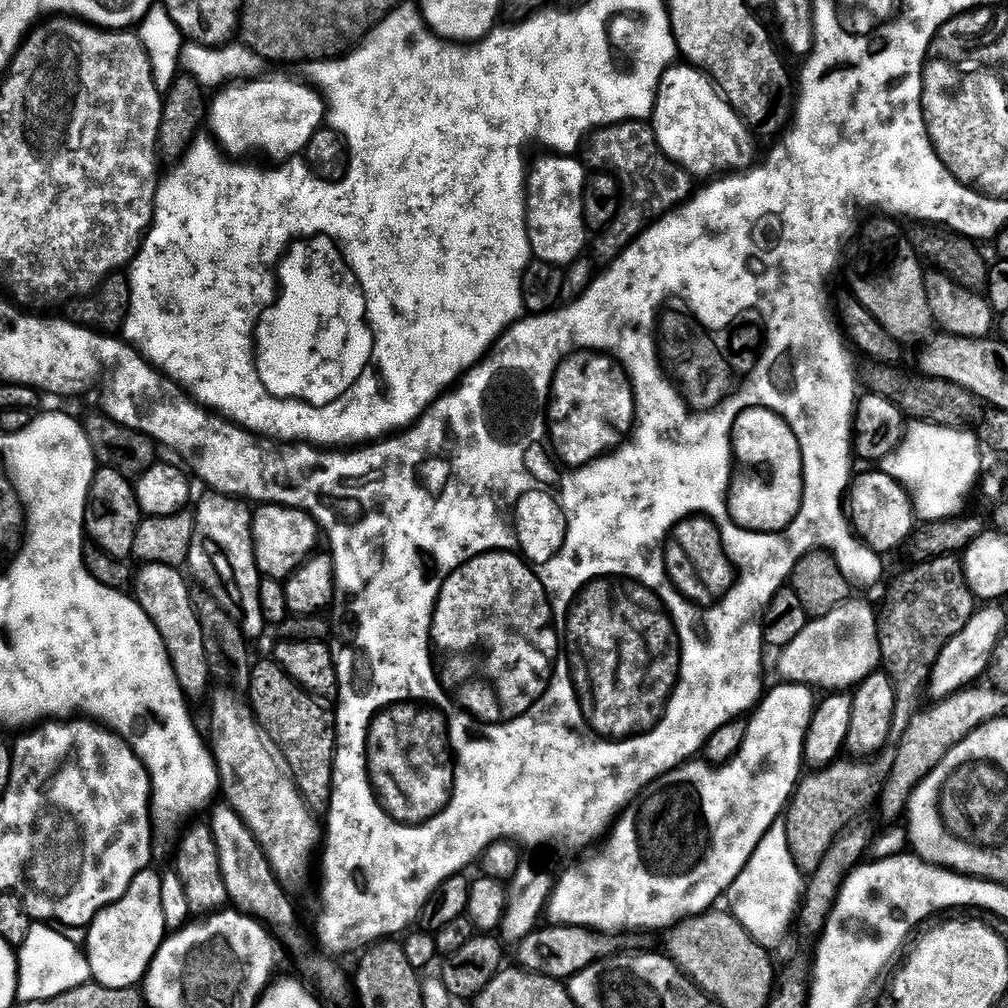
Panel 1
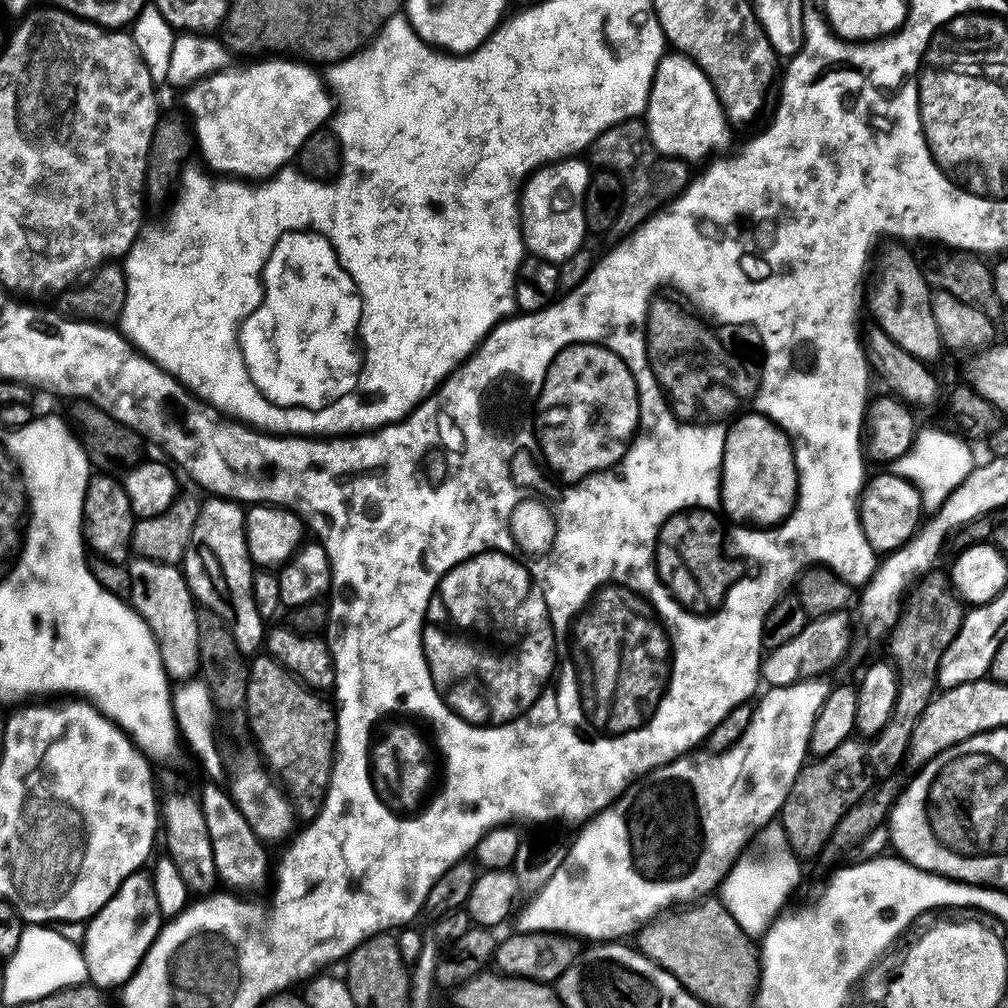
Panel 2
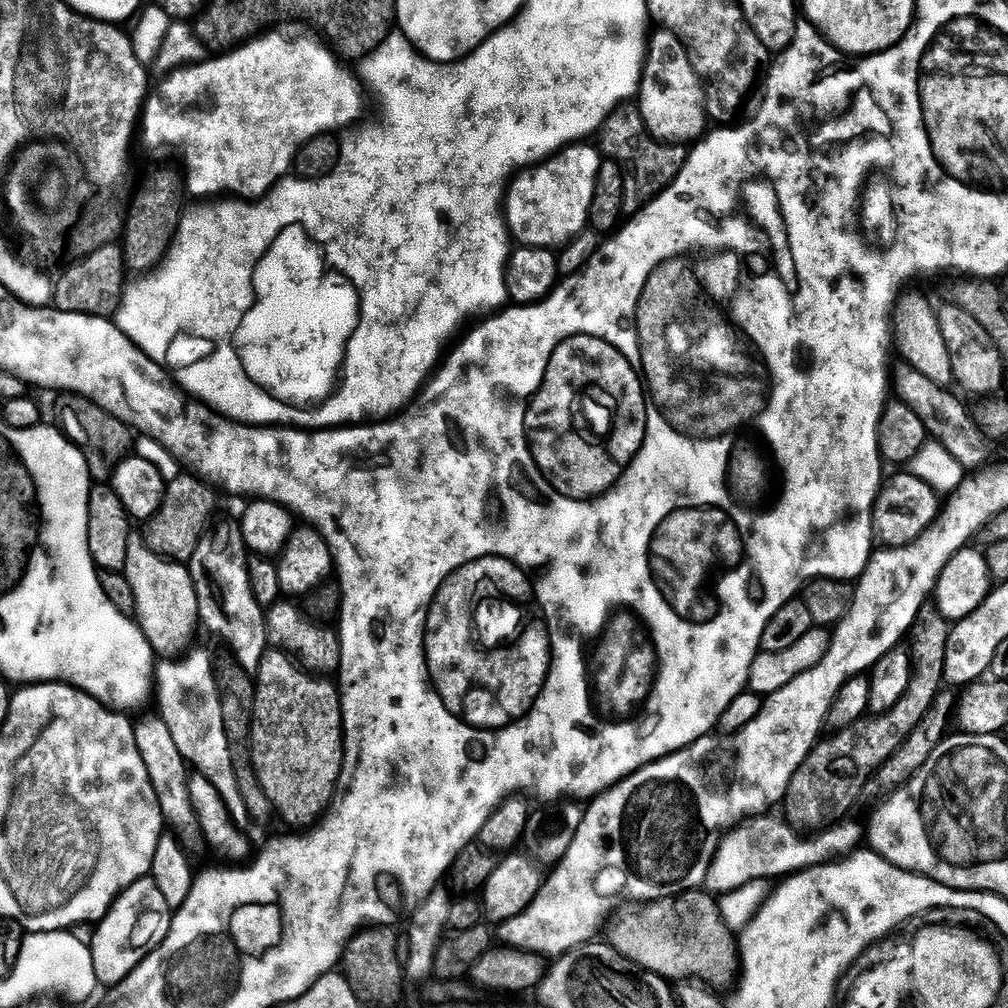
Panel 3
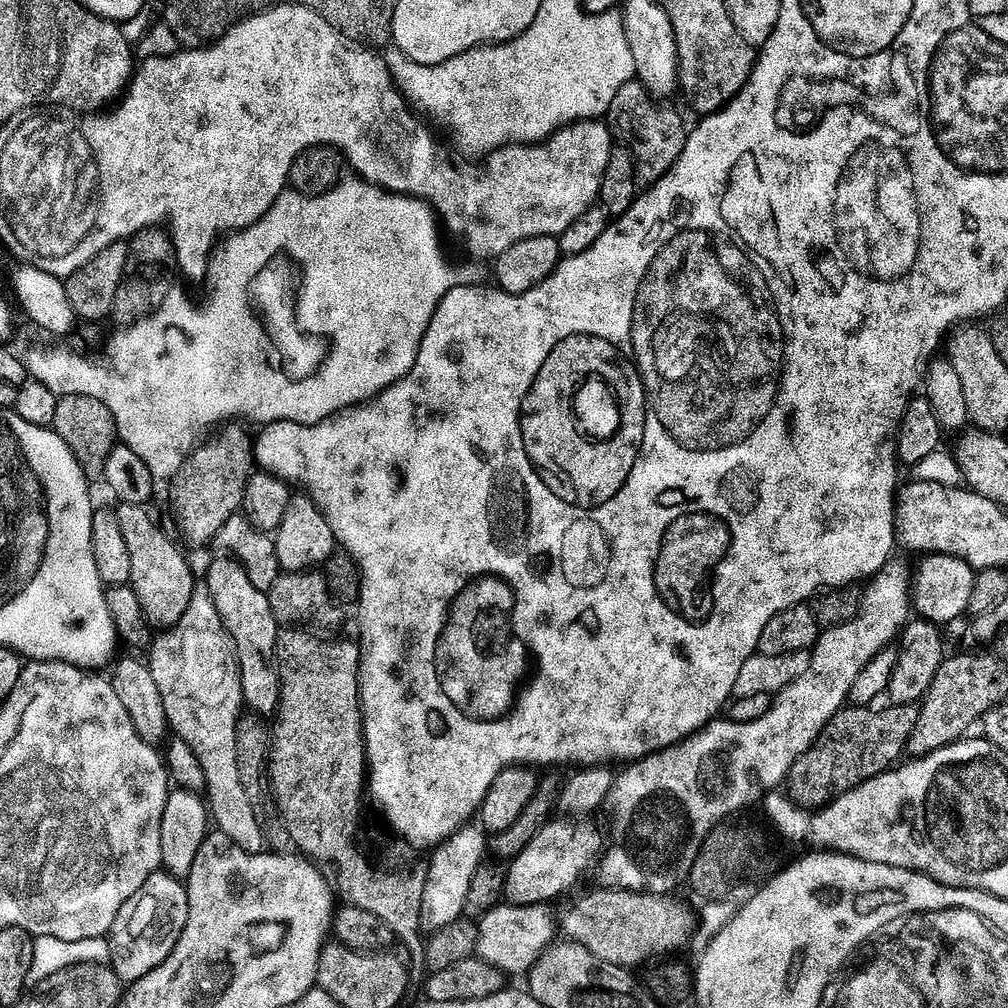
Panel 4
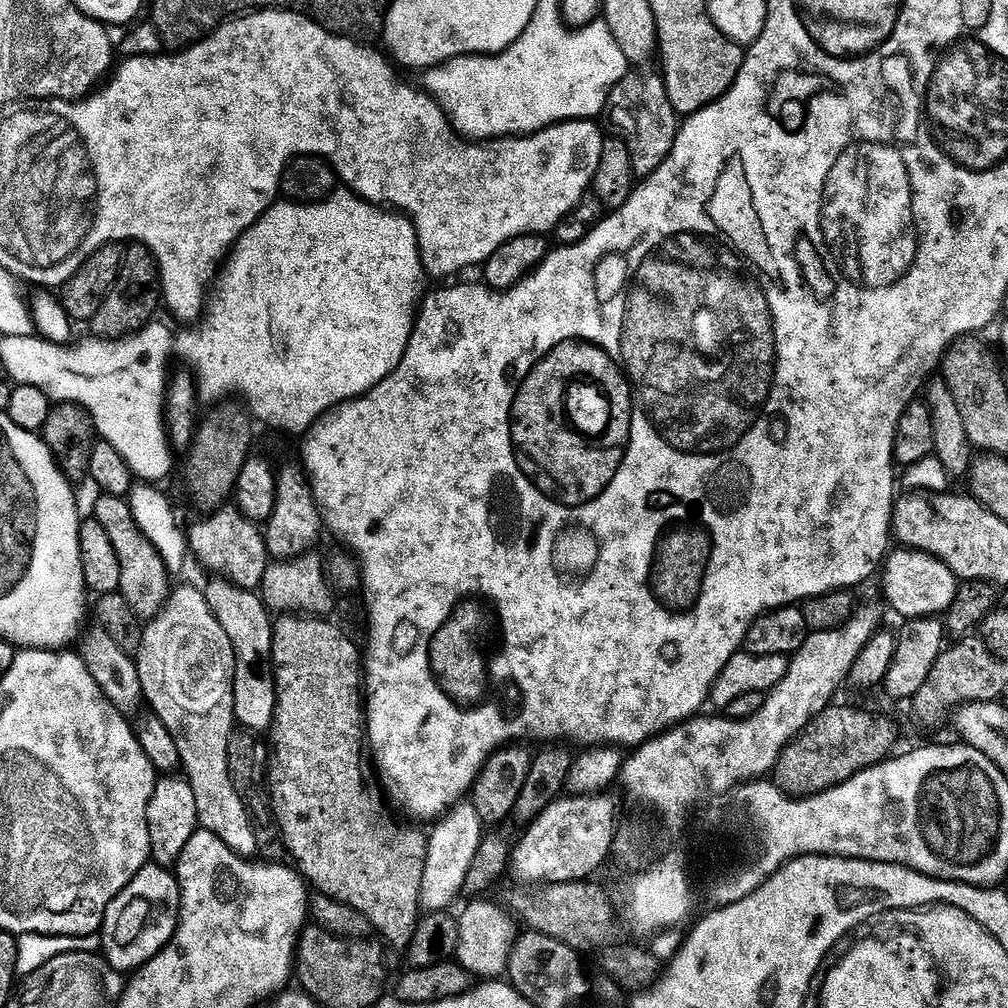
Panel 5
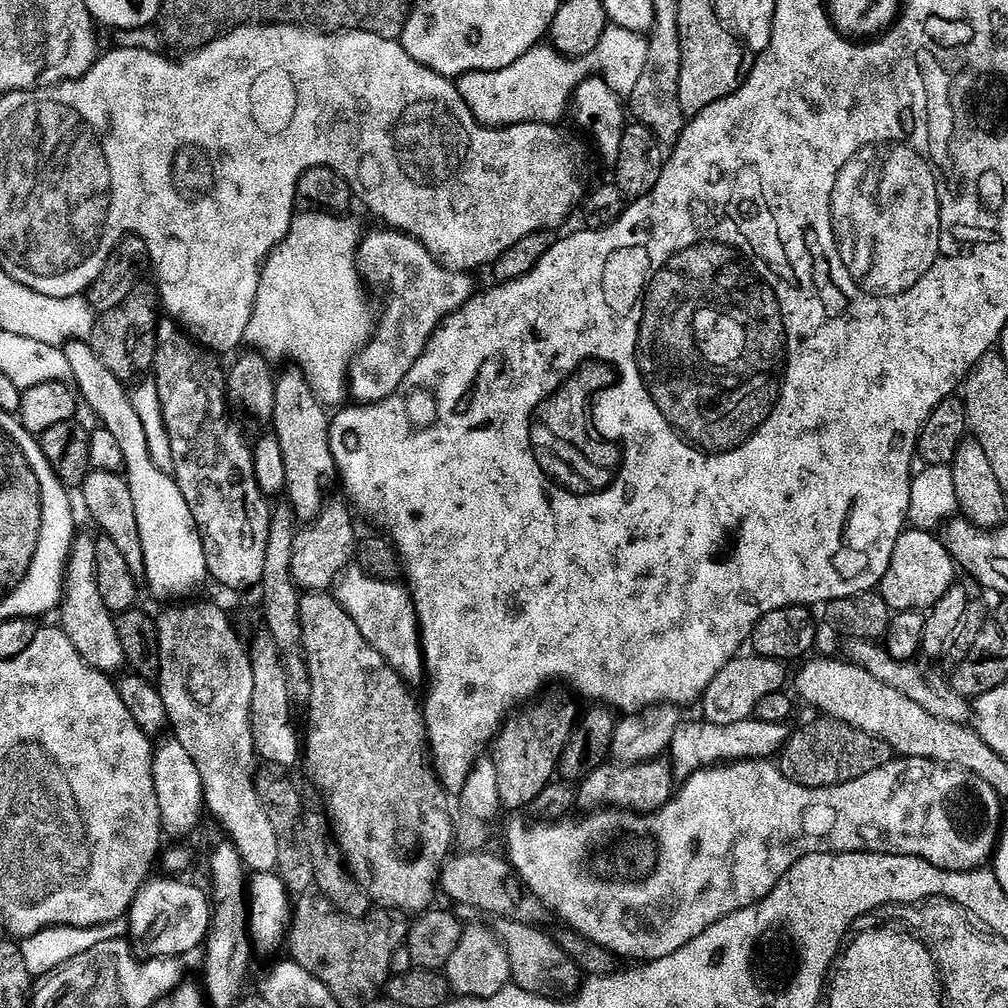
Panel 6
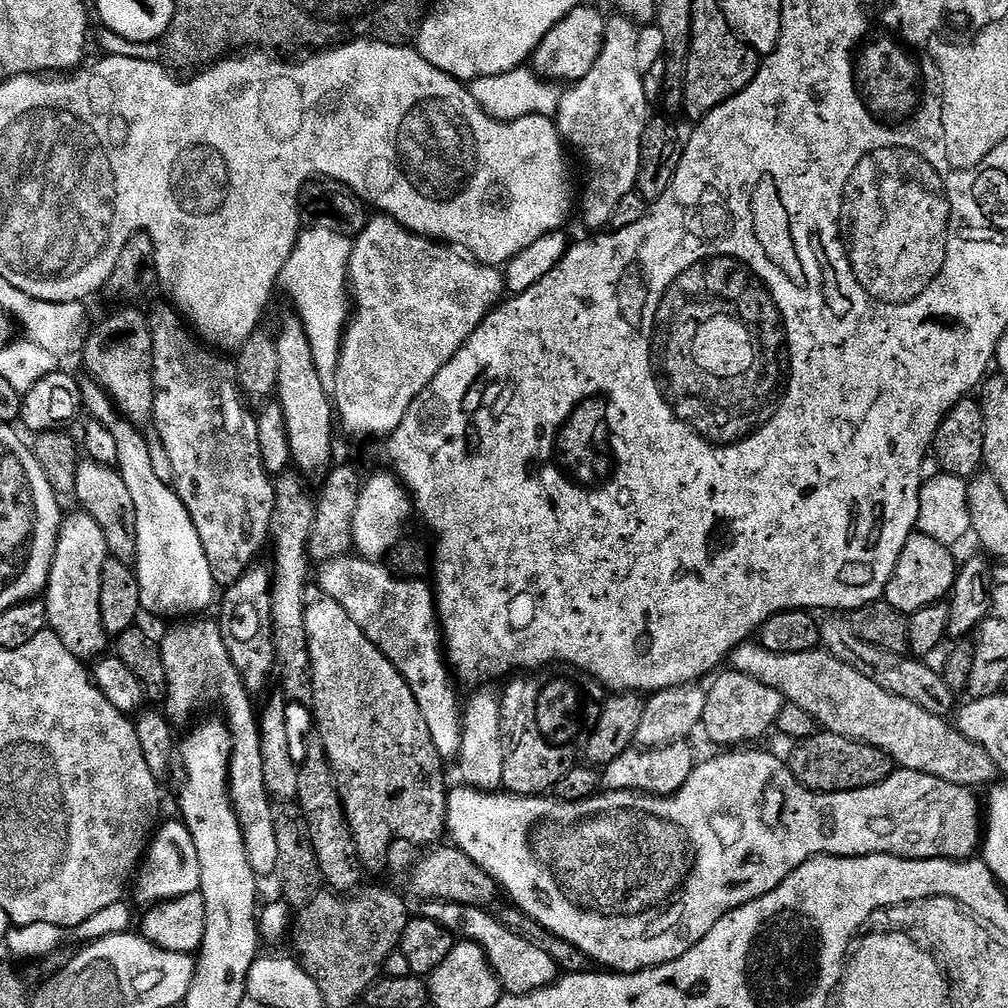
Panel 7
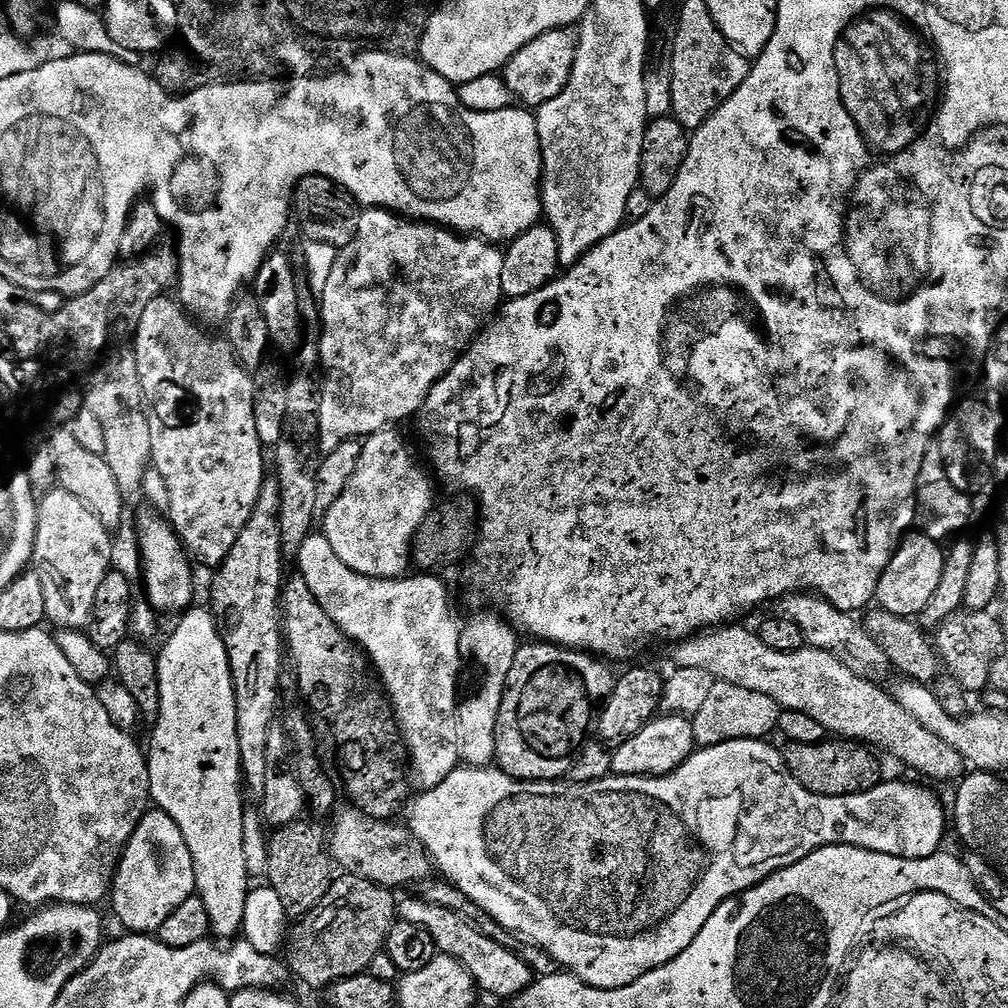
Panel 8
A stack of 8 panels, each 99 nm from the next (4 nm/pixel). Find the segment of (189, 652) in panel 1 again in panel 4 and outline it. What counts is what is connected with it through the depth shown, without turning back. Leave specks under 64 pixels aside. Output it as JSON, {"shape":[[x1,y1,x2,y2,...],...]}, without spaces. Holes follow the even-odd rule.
{"shape":[[123,504,115,509,122,526,122,539,126,542,126,550,130,550,130,587,141,603,142,614,153,630,172,630,186,614,190,602,194,598,198,581,192,577,192,568,188,560,168,541,167,536,152,521,147,507]]}

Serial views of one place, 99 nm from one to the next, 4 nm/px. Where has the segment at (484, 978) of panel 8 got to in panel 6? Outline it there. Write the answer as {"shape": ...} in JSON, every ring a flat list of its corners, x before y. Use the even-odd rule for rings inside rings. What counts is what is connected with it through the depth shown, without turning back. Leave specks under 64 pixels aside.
{"shape":[[500,920,498,926,500,926,499,939,502,941,504,949,508,951,510,958,511,983,515,987,535,996,549,998,571,993,577,987,578,971,575,962,560,949,559,943,555,939,552,941,546,933,539,932,539,927,530,924,517,924,510,920]]}

